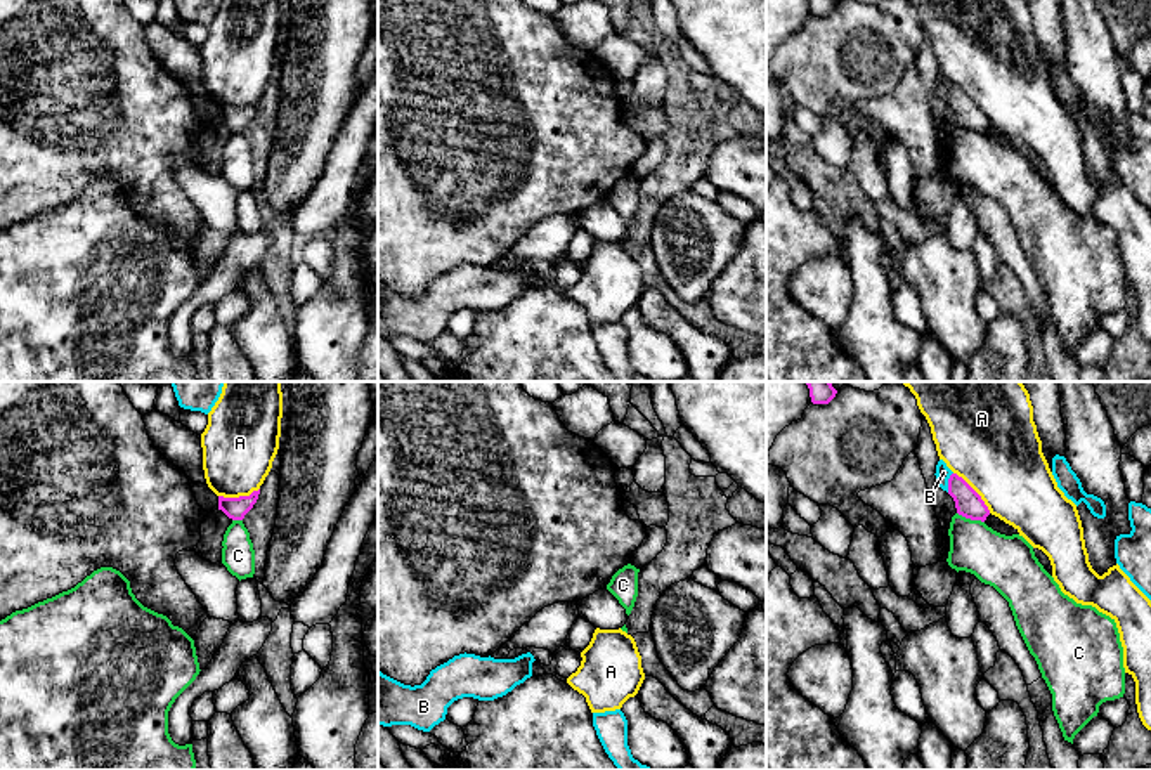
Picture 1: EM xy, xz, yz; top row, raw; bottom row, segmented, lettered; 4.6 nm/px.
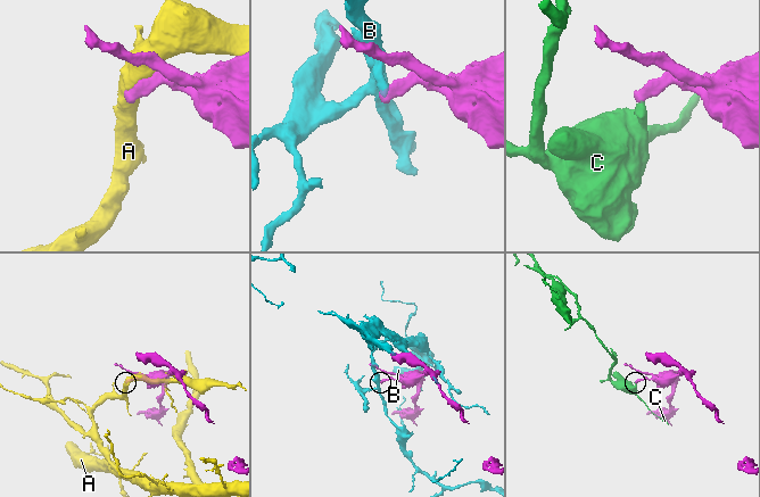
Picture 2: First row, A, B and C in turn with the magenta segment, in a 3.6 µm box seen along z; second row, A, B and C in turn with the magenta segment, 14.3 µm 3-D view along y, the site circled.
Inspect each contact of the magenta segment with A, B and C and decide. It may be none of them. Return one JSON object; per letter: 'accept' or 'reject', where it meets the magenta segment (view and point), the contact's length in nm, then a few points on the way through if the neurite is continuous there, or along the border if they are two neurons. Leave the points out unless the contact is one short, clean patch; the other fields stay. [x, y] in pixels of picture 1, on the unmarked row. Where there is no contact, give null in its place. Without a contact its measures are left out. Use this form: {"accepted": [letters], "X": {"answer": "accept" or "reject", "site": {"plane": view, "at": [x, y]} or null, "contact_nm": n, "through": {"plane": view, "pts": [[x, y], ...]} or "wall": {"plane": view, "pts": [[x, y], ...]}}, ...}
{"accepted": [], "A": {"answer": "reject", "site": {"plane": "yz", "at": [975, 103]}, "contact_nm": 260}, "B": {"answer": "reject", "site": {"plane": "yz", "at": [949, 94]}, "contact_nm": 100}, "C": {"answer": "reject", "site": {"plane": "yz", "at": [971, 130]}, "contact_nm": 140, "wall": {"plane": "yz", "pts": [[957, 123], [983, 134]]}}}

